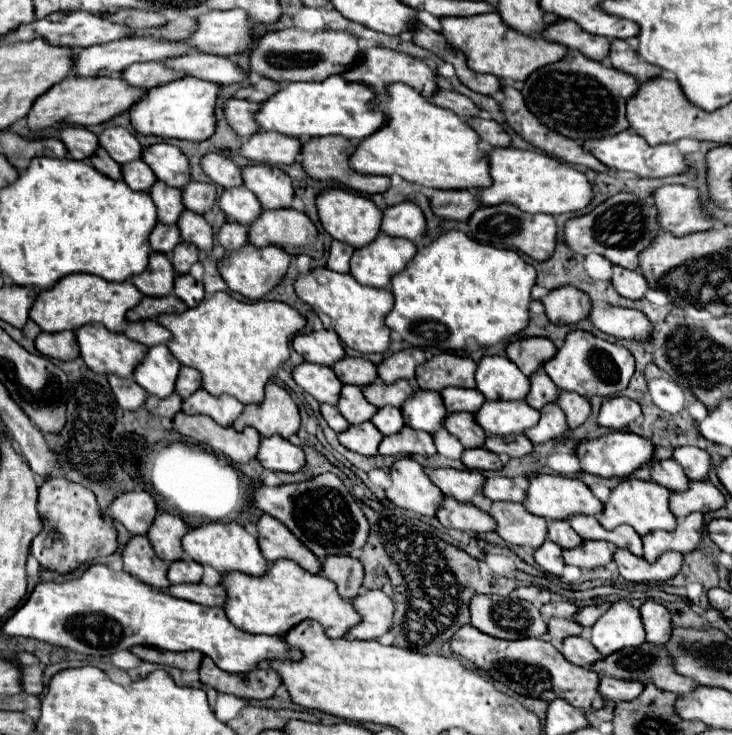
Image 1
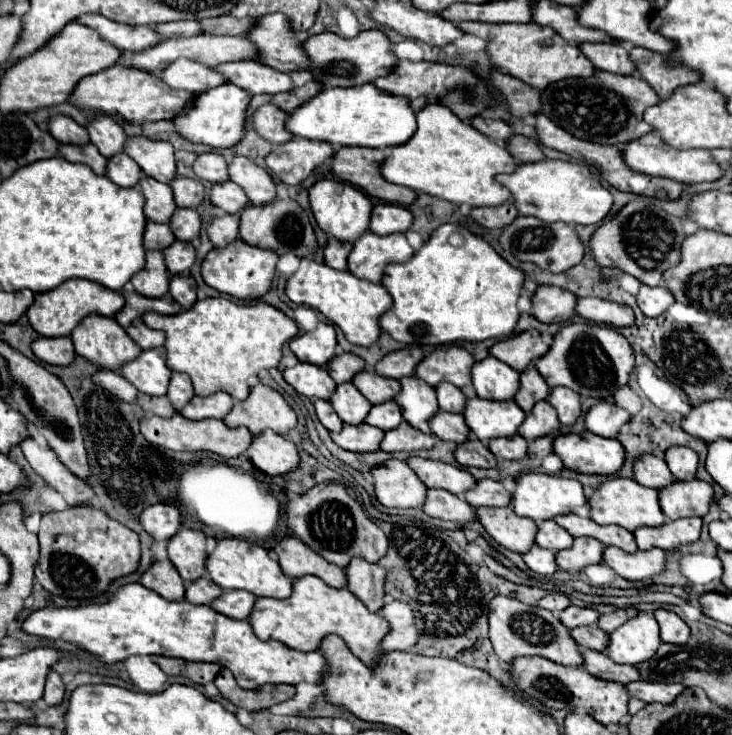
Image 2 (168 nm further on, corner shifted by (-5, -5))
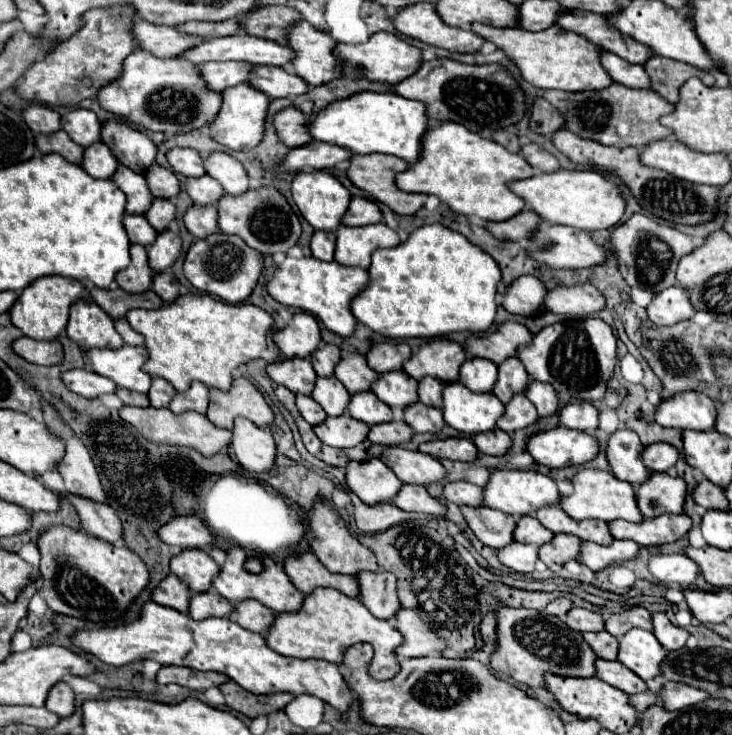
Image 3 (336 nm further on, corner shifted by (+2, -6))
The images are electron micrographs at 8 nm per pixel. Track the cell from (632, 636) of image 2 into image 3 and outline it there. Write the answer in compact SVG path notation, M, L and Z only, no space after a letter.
M632 628L618 638L618 662L636 672L640 678L650 680L658 676L658 666L666 656L652 632L642 628Z

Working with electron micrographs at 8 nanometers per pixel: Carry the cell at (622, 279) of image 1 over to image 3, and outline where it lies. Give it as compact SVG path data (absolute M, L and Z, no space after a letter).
M670 286L654 296L654 300L646 306L648 318L660 326L672 326L680 320L686 320L694 314L694 308L688 300L686 290L680 286Z

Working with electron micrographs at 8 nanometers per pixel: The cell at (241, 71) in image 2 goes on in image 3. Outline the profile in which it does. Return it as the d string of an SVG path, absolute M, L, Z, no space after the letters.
M254 66L248 84L270 98L294 98L308 90L308 84L302 78L278 66Z

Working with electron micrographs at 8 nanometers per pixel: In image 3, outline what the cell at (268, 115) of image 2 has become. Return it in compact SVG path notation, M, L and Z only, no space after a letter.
M292 106L286 108L286 110L276 112L276 116L274 116L274 128L276 128L278 138L288 148L302 146L302 144L306 144L306 142L312 140L306 134L306 130L302 130L302 122L306 122L306 118L308 116L302 116L302 112L300 110L294 110Z

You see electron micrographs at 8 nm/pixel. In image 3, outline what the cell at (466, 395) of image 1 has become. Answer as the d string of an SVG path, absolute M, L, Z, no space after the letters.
M422 378L418 382L418 398L422 404L432 406L432 408L442 408L442 382L436 378Z

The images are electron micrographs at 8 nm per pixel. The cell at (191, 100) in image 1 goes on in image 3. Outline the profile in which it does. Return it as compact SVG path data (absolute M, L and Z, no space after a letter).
M236 84L220 92L222 94L222 106L216 114L216 118L208 124L210 134L216 142L230 150L248 150L254 148L262 140L264 132L264 118L266 118L266 108L270 98L258 90L254 90L248 84Z

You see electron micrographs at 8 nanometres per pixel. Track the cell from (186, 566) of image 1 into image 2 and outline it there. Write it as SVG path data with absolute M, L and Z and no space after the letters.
M201 577L197 581L193 581L187 587L187 601L193 605L211 605L217 597L221 597L221 587L213 585L213 581L209 581L207 577Z

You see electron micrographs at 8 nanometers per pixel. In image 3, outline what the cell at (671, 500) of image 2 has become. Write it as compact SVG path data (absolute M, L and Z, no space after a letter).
M654 472L650 482L644 482L638 488L636 500L644 518L656 518L660 514L684 514L686 492L686 482L682 478Z

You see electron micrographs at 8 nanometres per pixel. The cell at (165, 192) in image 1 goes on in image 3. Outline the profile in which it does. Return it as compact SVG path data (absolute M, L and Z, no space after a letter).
M120 166L112 178L116 182L116 186L120 186L120 190L126 194L128 204L126 204L126 212L128 214L146 214L146 210L150 208L150 202L154 200L146 178L126 166Z

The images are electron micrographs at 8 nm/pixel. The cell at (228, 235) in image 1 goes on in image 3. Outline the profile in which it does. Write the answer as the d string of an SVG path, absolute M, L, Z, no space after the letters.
M192 206L184 214L184 224L192 236L206 238L218 232L218 210L216 206Z

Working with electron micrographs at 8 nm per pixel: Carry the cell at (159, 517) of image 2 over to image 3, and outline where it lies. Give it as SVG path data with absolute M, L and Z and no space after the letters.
M174 516L158 528L158 538L174 548L212 546L212 532L196 516Z

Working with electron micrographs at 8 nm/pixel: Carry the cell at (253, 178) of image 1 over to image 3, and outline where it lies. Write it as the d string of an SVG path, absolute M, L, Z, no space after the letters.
M212 152L204 158L204 166L208 176L216 178L226 194L238 196L244 194L246 190L250 190L250 180L248 180L248 172L242 166L242 162L238 162L236 158L232 158L226 152Z

